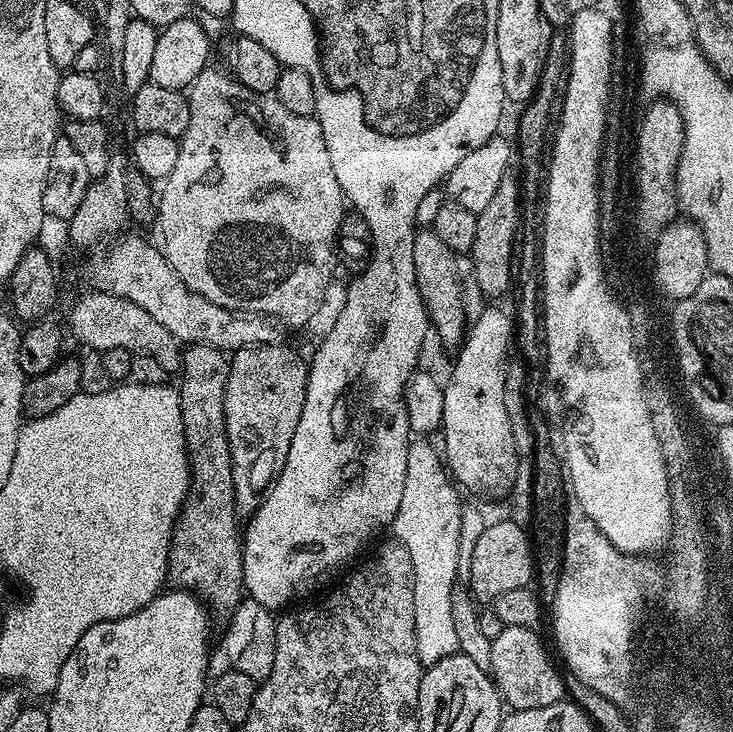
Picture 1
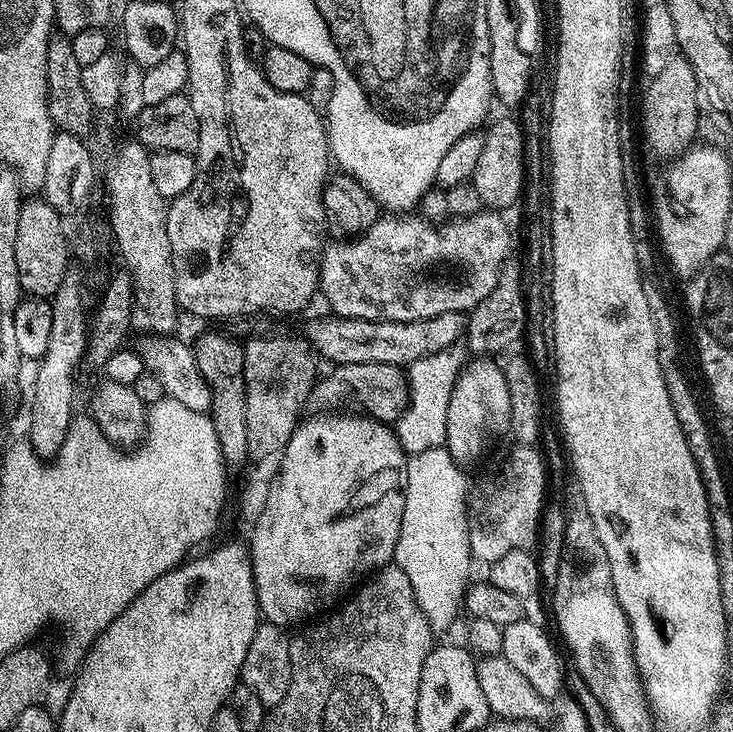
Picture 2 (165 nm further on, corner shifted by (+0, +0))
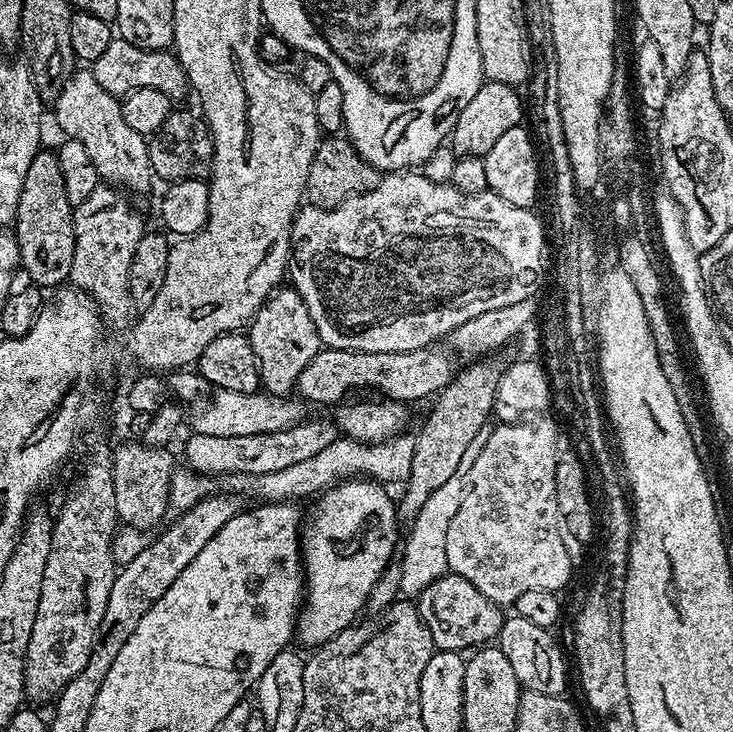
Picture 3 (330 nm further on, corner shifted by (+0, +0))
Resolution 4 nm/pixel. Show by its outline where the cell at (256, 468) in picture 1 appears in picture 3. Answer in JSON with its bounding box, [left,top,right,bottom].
[246,286,322,396]

